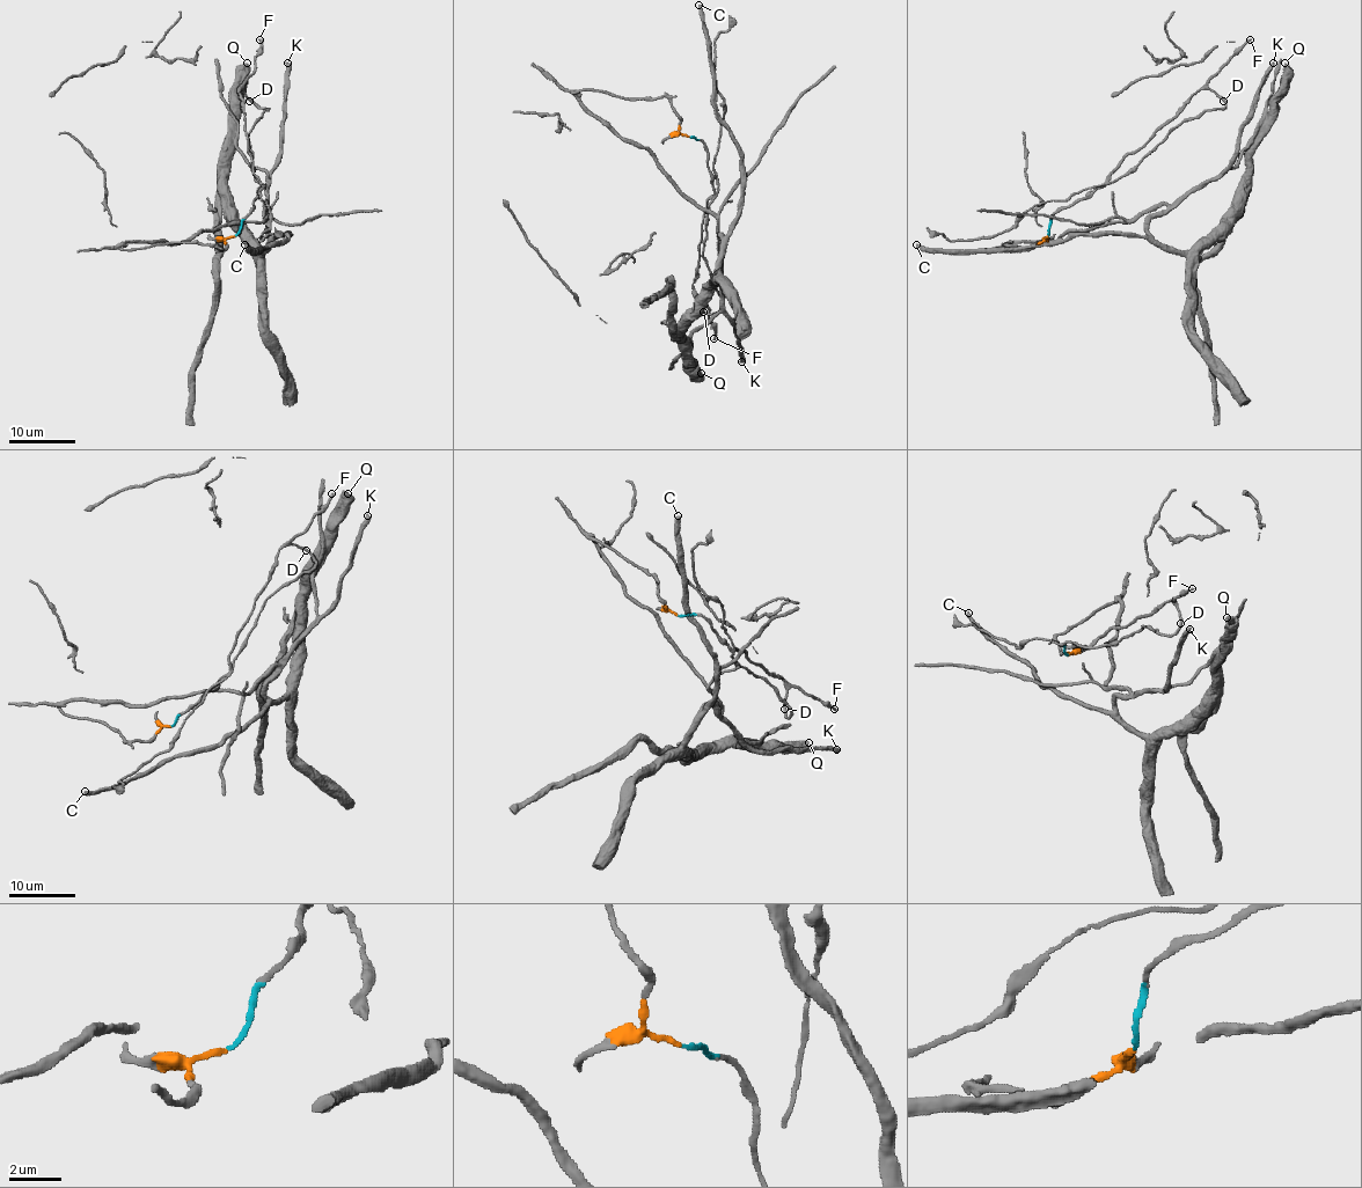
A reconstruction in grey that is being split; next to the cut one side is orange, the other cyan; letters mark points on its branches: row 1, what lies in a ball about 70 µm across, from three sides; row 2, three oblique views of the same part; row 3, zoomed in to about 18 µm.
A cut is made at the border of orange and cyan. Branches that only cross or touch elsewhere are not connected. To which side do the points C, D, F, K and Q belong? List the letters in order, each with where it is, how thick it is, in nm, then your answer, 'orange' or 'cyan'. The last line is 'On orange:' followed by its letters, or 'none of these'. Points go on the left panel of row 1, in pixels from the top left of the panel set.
C: at (244, 244); 460 nm thick; orange
D: at (249, 101); 200 nm thick; cyan
F: at (260, 39); 220 nm thick; cyan
K: at (287, 63); 440 nm thick; orange
Q: at (247, 63); 480 nm thick; orange
On orange: C, K, Q

